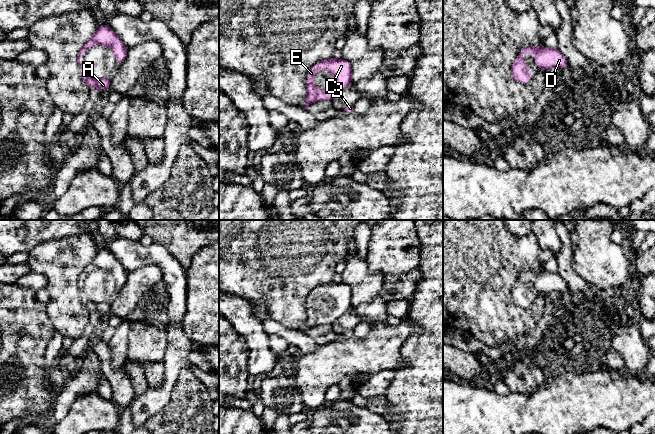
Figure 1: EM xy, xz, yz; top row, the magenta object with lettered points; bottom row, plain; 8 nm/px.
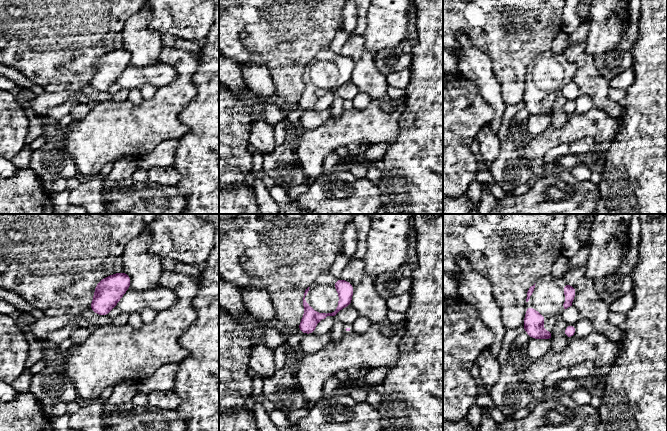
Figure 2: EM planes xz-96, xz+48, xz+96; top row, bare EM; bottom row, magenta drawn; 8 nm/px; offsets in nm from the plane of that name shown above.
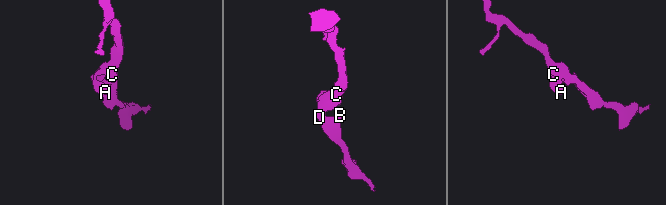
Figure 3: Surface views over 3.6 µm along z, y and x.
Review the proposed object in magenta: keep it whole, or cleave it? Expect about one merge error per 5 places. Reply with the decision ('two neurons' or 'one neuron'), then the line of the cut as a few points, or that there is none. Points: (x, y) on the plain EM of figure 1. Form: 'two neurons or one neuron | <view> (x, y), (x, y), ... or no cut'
one neuron | no cut

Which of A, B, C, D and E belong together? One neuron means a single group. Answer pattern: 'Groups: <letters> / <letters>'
Groups: A B C D E

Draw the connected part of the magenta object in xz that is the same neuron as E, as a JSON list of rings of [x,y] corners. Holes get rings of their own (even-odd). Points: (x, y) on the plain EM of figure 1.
[[[324,283],[315,287],[306,300],[307,319],[305,322],[305,334],[308,330],[316,325],[333,324],[347,311],[352,310],[352,289],[348,284],[340,283]],[[318,294],[330,295],[334,302],[335,308],[329,314],[321,314],[313,308],[313,302]]]

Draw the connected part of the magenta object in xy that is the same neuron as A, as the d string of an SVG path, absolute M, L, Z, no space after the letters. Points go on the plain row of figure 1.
M82 294L80 298L81 301L83 302L83 305L89 312L95 311L100 314L107 314L107 313L110 314L110 307L111 307L110 301L101 302L101 303L92 303L88 301L85 297L83 297Z

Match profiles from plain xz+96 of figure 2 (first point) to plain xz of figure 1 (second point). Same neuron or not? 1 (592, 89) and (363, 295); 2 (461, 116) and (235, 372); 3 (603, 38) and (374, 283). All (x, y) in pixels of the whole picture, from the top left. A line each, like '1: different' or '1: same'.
1: same
2: same
3: different

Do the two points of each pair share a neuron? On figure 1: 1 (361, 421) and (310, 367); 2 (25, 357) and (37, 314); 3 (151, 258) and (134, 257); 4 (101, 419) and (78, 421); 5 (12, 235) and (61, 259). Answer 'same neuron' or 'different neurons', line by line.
1: different neurons
2: same neuron
3: same neuron
4: same neuron
5: different neurons

